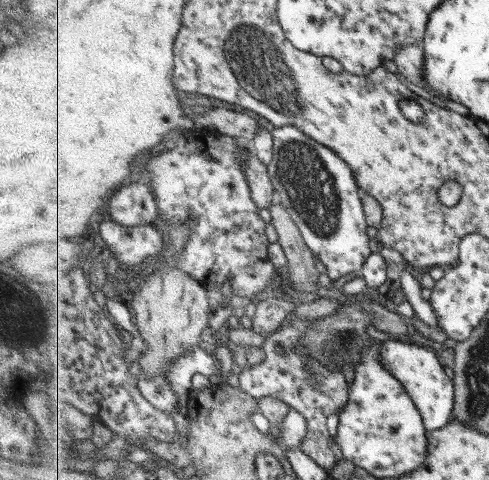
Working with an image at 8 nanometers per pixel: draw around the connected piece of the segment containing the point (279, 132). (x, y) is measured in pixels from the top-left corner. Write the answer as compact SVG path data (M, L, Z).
M295 124L276 127L272 134L275 146L273 159L268 164L268 171L273 186L277 188L276 192L283 196L281 200L289 198L287 202L290 202L293 208L287 208L287 210L293 216L293 220L297 222L303 238L309 242L315 256L319 256L319 260L327 266L327 270L331 272L329 276L333 278L333 281L339 280L343 276L352 277L355 272L359 274L366 266L367 260L373 255L373 250L371 250L371 236L367 232L369 223L365 208L363 208L363 193L350 164L347 164L347 161L343 160L335 150L331 150L315 138L307 136Z

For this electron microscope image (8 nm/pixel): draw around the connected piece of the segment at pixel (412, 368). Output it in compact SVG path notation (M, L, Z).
M403 338L383 342L381 354L381 365L405 386L405 390L419 408L427 430L436 431L446 427L451 422L456 390L453 388L453 380L445 374L444 364L435 356L435 351Z

